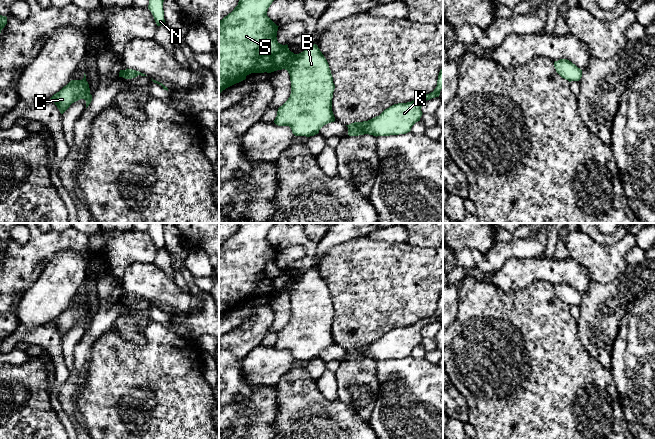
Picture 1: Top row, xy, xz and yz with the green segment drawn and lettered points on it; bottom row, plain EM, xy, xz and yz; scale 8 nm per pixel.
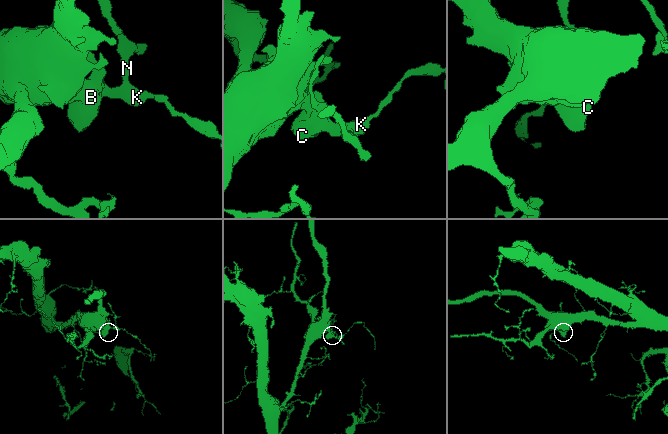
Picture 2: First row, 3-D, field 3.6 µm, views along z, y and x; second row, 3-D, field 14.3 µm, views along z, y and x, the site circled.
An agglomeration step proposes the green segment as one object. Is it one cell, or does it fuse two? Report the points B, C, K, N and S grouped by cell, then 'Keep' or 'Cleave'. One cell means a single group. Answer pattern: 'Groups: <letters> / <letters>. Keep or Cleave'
Groups: B C K N S. Keep

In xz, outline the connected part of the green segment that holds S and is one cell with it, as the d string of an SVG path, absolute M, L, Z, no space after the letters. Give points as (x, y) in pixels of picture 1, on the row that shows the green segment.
M239 0L234 10L219 20L219 94L226 88L246 79L251 73L271 73L285 69L290 75L291 94L288 100L278 108L274 123L289 126L295 136L314 136L326 124L334 122L332 98L335 85L329 64L316 44L309 46L299 54L294 54L288 45L277 41L278 27L268 16L267 11L274 0Z

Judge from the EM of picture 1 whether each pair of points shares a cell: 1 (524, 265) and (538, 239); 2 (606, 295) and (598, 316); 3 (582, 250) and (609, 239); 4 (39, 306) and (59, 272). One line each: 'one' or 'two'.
1: two
2: one
3: two
4: one

